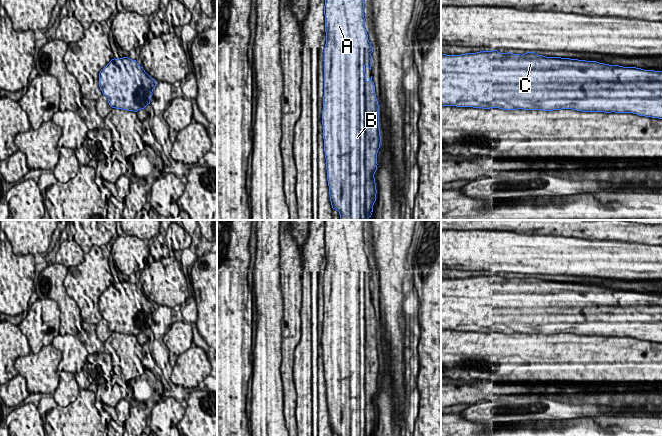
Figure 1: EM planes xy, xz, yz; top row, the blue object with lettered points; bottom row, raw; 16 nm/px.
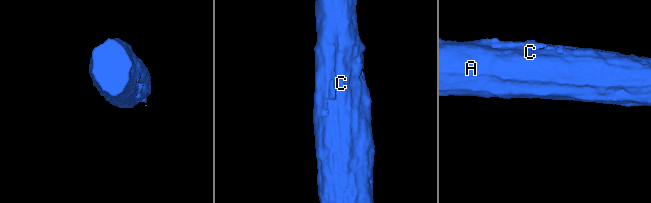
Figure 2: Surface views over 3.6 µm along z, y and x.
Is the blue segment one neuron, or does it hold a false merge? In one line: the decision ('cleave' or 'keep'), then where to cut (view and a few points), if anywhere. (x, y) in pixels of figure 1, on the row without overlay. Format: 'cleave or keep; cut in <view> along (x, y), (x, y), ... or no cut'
keep; no cut

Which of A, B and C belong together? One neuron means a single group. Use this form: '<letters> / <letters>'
A B C

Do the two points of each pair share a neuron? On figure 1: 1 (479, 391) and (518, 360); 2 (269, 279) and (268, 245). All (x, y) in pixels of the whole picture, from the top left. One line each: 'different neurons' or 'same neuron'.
1: different neurons
2: same neuron

